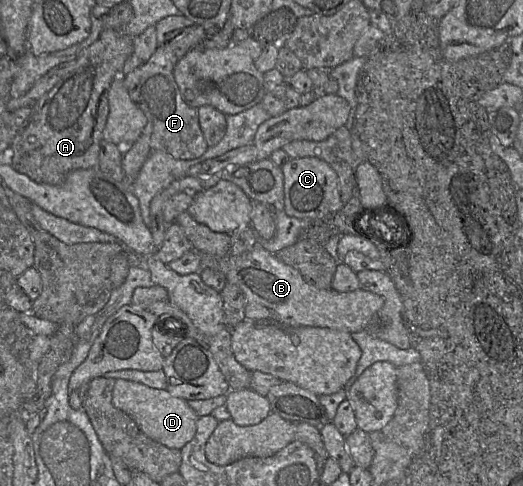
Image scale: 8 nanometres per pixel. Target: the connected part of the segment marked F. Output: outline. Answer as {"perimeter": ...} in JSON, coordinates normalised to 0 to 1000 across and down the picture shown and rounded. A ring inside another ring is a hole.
{"perimeter":[[[440,33],[428,56],[415,66],[396,66],[388,53],[373,51],[337,82],[304,93],[279,130],[243,152],[231,152],[249,204],[291,253],[293,272],[287,286],[291,311],[312,311],[342,329],[375,327],[396,311],[398,298],[380,257],[377,222],[361,218],[350,206],[331,144],[338,128],[369,99],[436,97],[444,88],[447,60]]]}

